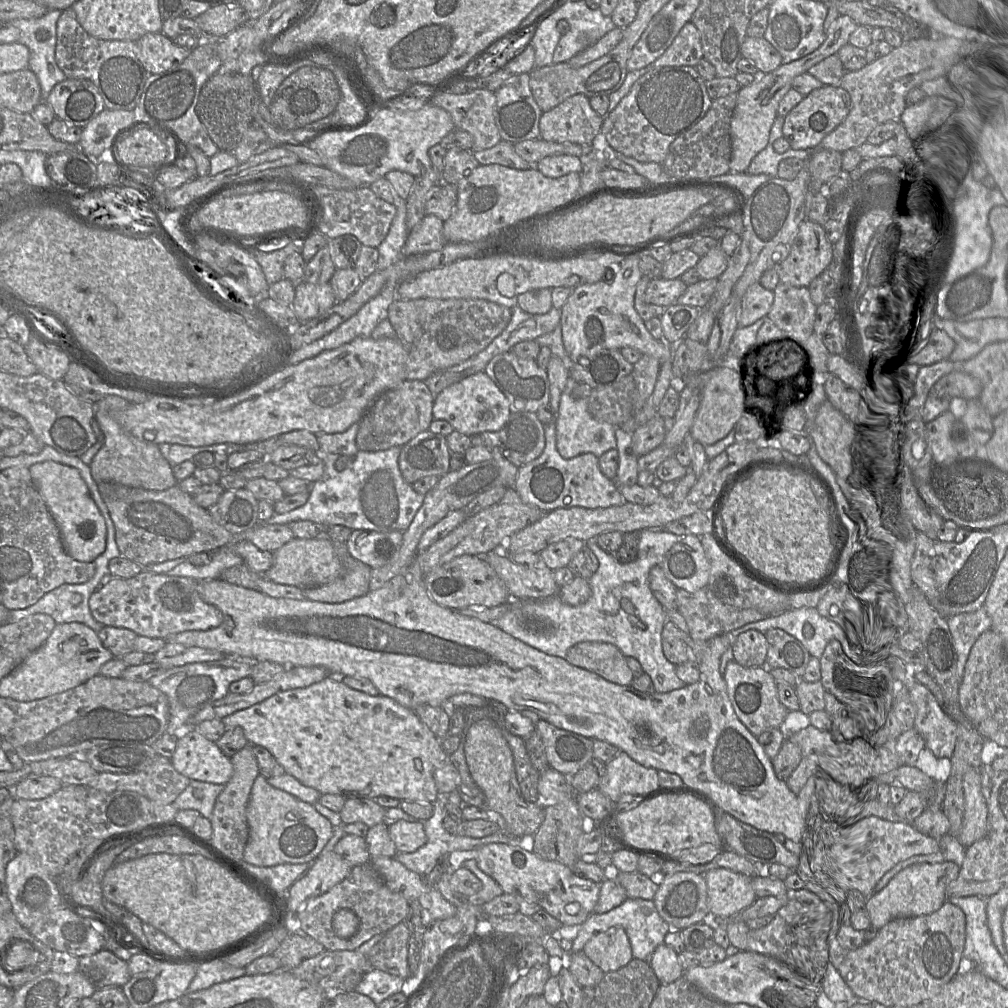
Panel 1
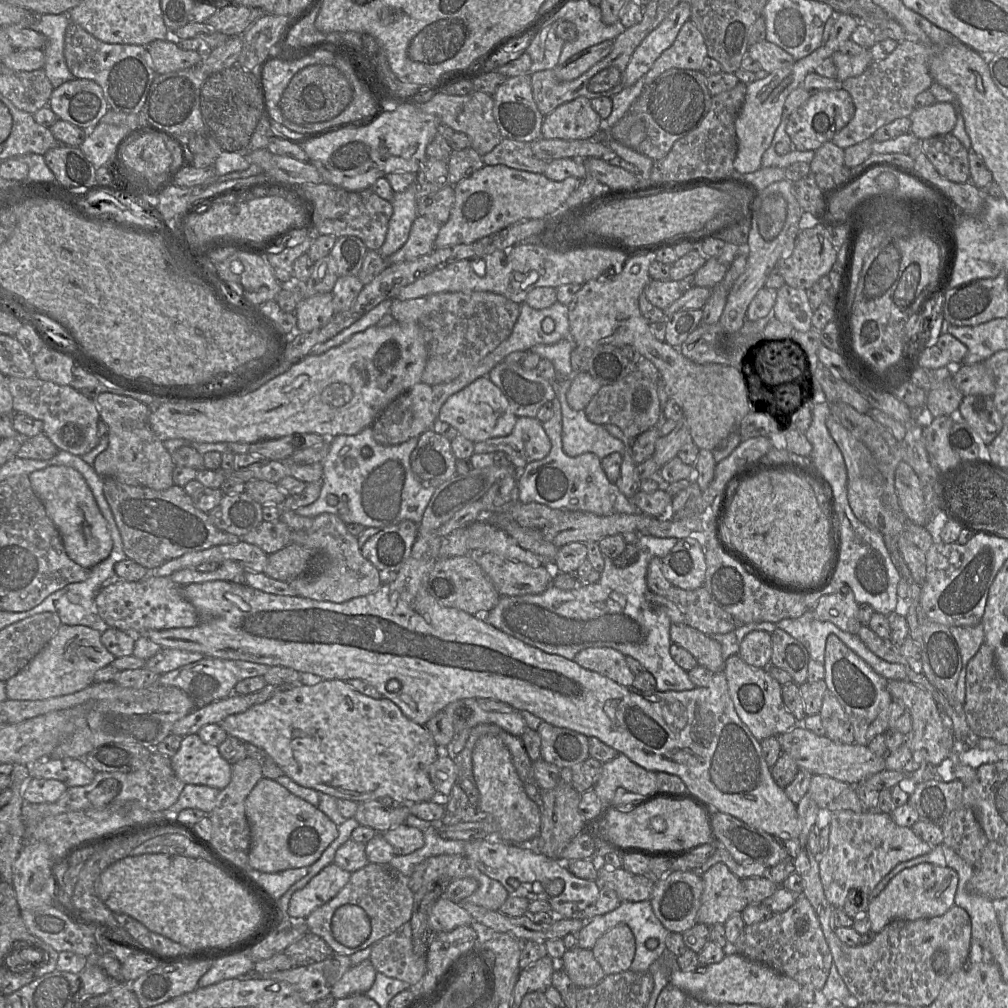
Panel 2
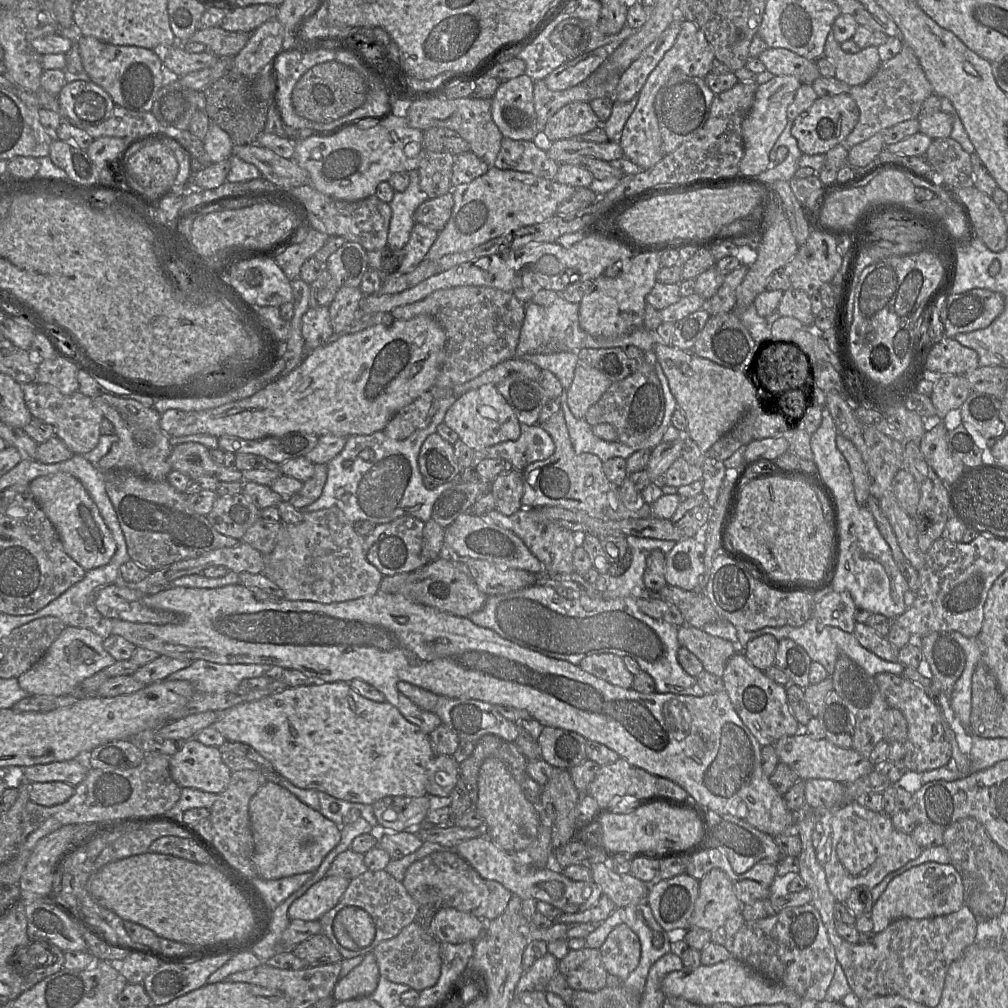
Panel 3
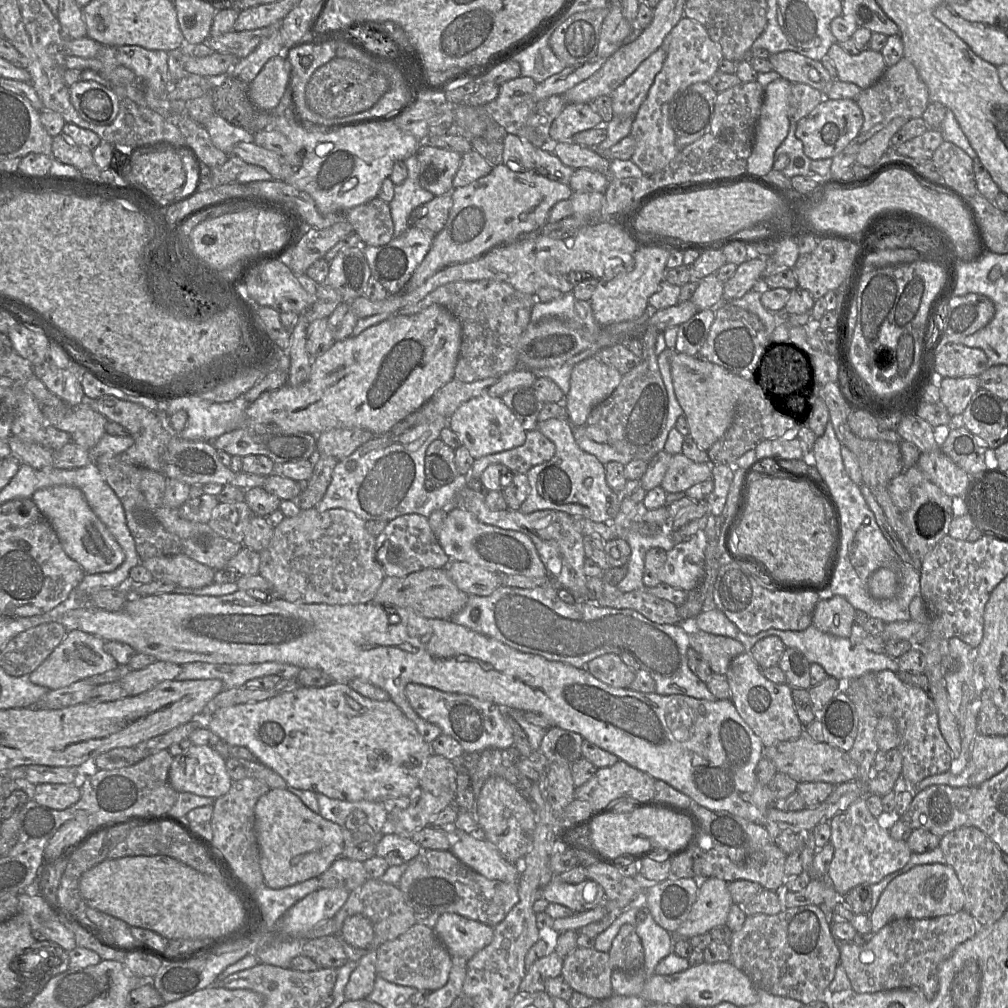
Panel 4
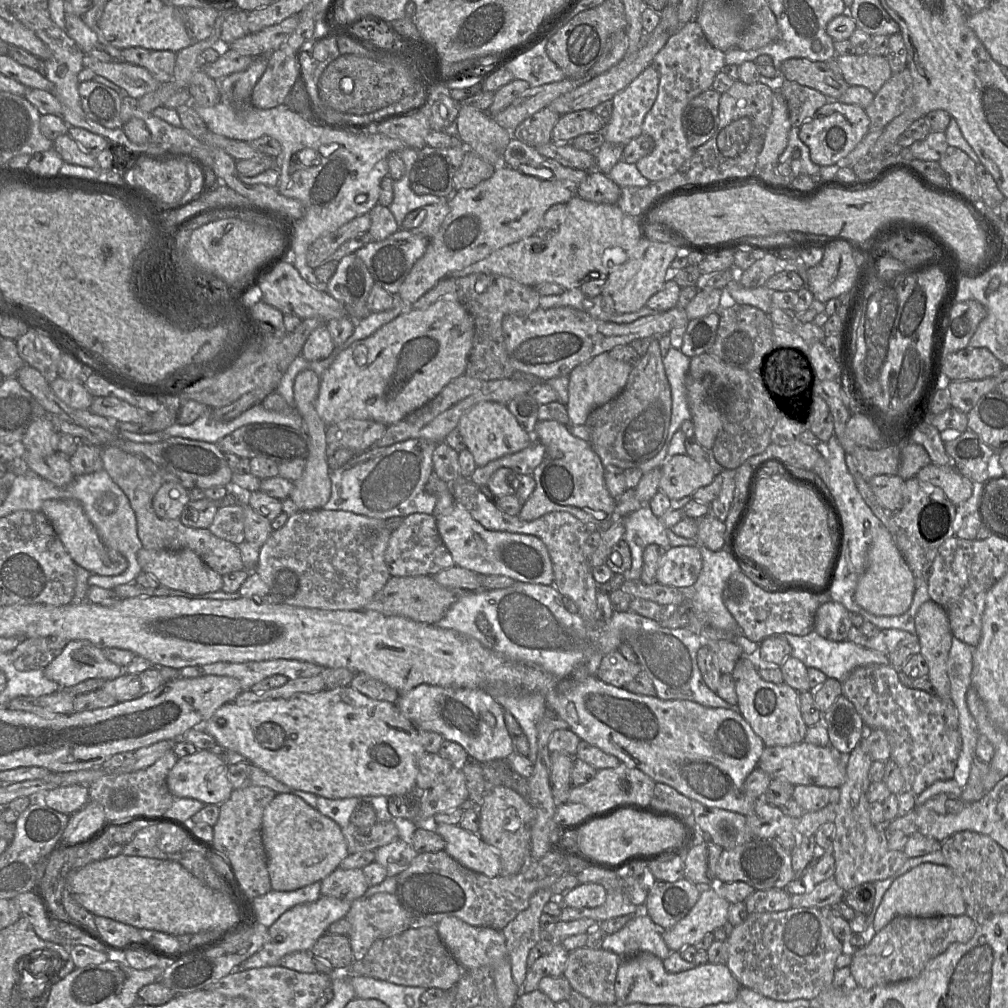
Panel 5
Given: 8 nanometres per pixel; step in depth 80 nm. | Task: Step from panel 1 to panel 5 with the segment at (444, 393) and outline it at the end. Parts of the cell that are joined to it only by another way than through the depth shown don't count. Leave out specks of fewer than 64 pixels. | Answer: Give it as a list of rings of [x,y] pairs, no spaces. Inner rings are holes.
[[[483,401],[472,406],[460,417],[456,429],[473,455],[477,467],[485,466],[492,460],[521,451],[531,443],[531,435],[520,427],[508,408],[492,401]]]

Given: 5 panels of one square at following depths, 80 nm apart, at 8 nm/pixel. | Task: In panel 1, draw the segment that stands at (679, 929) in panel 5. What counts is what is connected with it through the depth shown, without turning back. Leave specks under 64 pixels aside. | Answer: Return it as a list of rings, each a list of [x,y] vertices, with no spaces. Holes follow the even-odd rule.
[[[714,868],[703,876],[707,884],[708,910],[714,915],[720,917],[732,916],[749,907],[757,898],[751,886],[751,876],[727,868]]]

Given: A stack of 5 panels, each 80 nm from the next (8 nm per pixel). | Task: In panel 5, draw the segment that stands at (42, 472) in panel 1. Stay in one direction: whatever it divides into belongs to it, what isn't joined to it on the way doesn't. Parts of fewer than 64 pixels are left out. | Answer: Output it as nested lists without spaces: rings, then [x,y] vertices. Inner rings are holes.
[[[50,499],[42,504],[41,511],[53,526],[72,560],[92,575],[117,576],[123,573],[128,562],[118,551],[108,548],[101,541],[95,526],[85,514],[82,506],[75,500]]]

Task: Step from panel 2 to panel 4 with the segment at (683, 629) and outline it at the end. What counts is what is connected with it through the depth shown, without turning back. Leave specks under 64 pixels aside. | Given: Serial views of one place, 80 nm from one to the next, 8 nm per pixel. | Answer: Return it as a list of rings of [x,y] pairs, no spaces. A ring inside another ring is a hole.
[[[689,628],[690,647],[709,664],[713,673],[725,675],[732,660],[745,649],[741,642],[722,635],[714,635],[699,629]]]

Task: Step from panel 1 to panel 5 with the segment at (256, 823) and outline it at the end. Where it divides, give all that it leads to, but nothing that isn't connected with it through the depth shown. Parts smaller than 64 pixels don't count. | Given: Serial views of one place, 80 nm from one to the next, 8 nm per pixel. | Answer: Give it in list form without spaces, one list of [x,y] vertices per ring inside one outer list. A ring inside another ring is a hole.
[[[290,793],[276,794],[265,807],[262,816],[262,842],[271,889],[275,891],[294,891],[314,882],[321,882],[349,854],[339,825],[299,796]]]

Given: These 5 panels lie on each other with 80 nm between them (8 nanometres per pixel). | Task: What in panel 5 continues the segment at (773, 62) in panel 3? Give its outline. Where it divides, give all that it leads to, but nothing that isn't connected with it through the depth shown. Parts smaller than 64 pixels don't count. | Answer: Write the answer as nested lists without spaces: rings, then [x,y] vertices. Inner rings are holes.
[[[790,58],[781,64],[779,72],[785,80],[817,90],[830,101],[838,101],[849,87],[843,77],[837,77],[832,72],[826,62]]]

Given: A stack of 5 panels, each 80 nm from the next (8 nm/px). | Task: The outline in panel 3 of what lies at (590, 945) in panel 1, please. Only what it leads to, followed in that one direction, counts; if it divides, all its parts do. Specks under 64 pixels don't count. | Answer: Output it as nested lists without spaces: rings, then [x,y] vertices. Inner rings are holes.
[[[620,924],[609,933],[599,951],[607,973],[623,981],[639,964],[641,944],[629,926]]]

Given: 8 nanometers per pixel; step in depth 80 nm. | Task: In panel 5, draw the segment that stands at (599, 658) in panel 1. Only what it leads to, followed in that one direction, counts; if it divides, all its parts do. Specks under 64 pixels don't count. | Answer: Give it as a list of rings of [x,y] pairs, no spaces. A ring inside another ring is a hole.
[[[614,650],[603,656],[596,677],[615,687],[623,687],[641,670],[639,663],[628,661],[619,650]]]

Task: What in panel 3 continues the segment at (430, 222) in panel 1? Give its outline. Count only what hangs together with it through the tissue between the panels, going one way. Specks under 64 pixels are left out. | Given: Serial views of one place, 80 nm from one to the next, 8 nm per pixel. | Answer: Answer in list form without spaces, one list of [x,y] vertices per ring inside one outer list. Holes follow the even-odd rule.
[[[415,223],[413,226],[408,243],[401,249],[390,249],[388,246],[381,250],[368,251],[369,267],[373,267],[380,273],[382,282],[399,277],[403,274],[413,271],[425,258],[433,243],[438,237],[438,231],[425,226],[421,223]]]

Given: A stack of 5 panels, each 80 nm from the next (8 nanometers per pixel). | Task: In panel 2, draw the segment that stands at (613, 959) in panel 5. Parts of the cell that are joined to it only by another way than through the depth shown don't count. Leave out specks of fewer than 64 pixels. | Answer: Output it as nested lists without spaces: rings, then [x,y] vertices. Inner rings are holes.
[[[577,947],[566,950],[558,963],[577,988],[593,987],[605,977],[602,967],[590,949]]]

